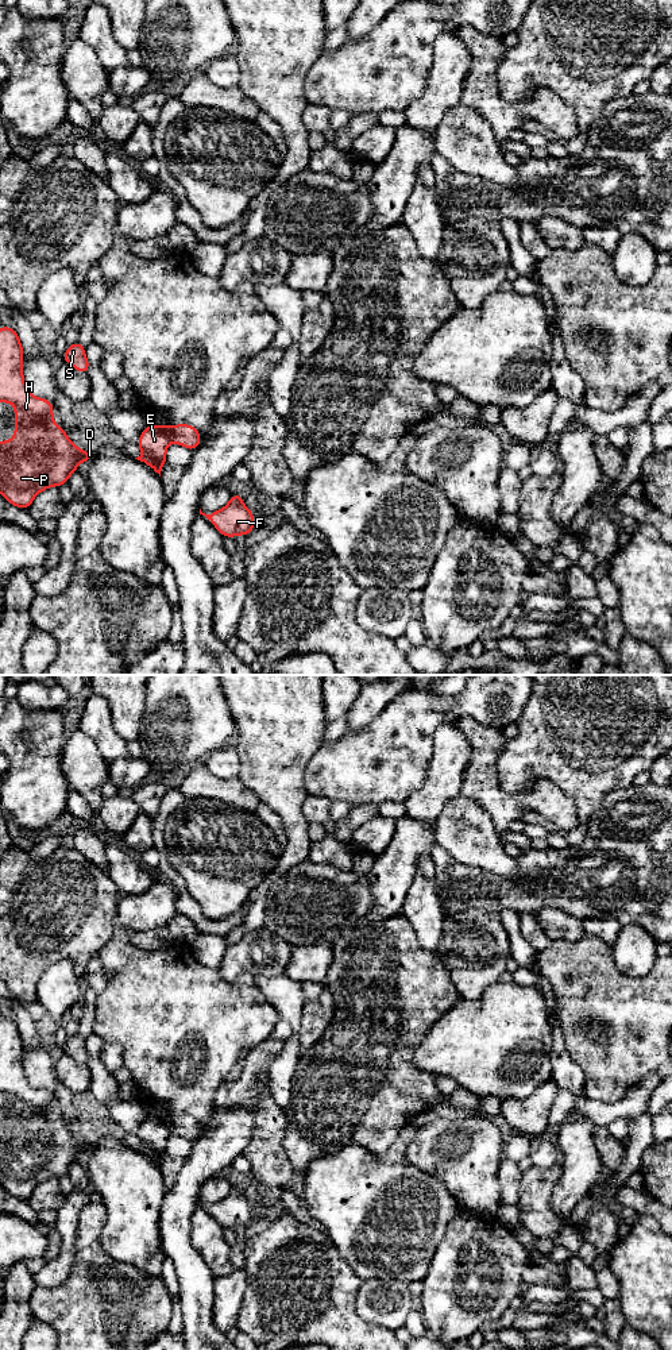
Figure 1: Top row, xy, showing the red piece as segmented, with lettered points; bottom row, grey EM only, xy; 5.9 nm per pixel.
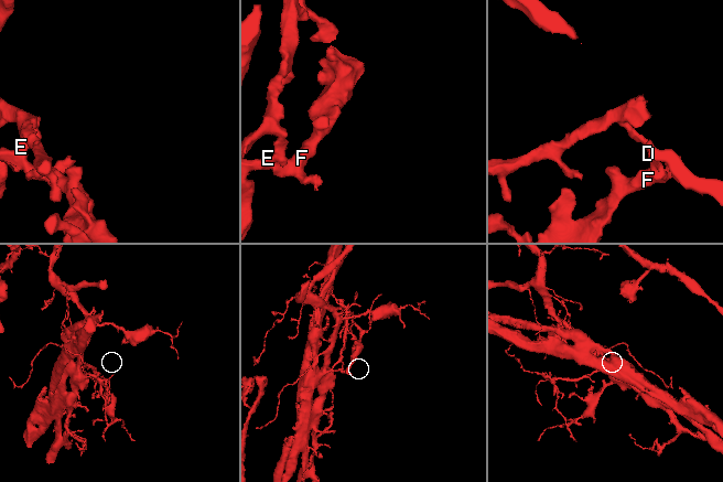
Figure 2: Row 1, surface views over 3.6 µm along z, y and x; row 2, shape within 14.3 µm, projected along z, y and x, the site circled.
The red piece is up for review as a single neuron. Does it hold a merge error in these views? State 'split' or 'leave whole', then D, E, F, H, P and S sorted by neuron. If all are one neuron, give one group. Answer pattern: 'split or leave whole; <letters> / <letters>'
split; D E F H P / S

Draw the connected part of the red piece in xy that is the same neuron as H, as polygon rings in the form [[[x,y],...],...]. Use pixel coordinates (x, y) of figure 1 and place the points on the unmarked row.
[[[0,1018],[0,1094],[15,1096],[15,1129],[0,1133],[0,1185],[15,1199],[28,1200],[35,1187],[50,1177],[67,1174],[81,1152],[90,1153],[94,1143],[74,1137],[53,1107],[54,1094],[34,1088],[23,1071],[23,1040],[16,1022]]]

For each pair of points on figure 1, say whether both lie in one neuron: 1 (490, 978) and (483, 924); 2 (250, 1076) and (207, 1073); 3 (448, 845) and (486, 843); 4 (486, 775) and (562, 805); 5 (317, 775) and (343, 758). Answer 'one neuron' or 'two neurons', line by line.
1: one neuron
2: two neurons
3: one neuron
4: one neuron
5: one neuron

